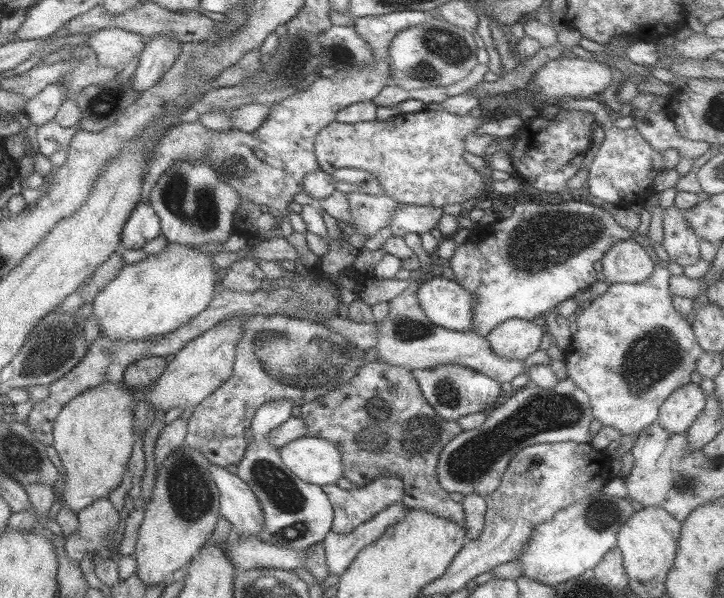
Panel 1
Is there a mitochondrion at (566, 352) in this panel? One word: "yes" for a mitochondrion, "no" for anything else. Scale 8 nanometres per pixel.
no

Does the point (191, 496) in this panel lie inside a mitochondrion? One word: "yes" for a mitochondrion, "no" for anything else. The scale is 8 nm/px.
yes

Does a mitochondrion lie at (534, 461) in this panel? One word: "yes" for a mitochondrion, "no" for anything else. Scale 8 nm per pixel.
yes

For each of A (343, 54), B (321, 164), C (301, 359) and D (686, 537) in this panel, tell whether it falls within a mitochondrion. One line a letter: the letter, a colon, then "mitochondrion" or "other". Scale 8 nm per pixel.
A: mitochondrion
B: other
C: mitochondrion
D: other

